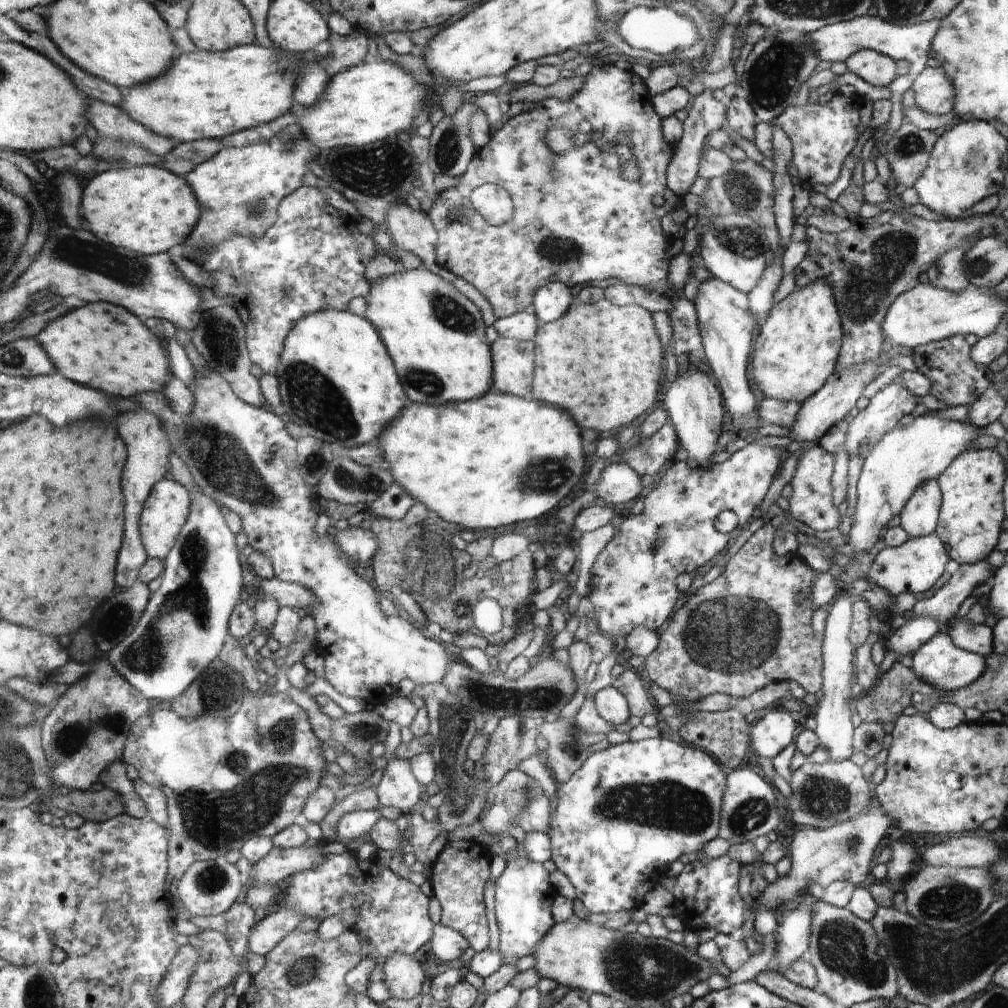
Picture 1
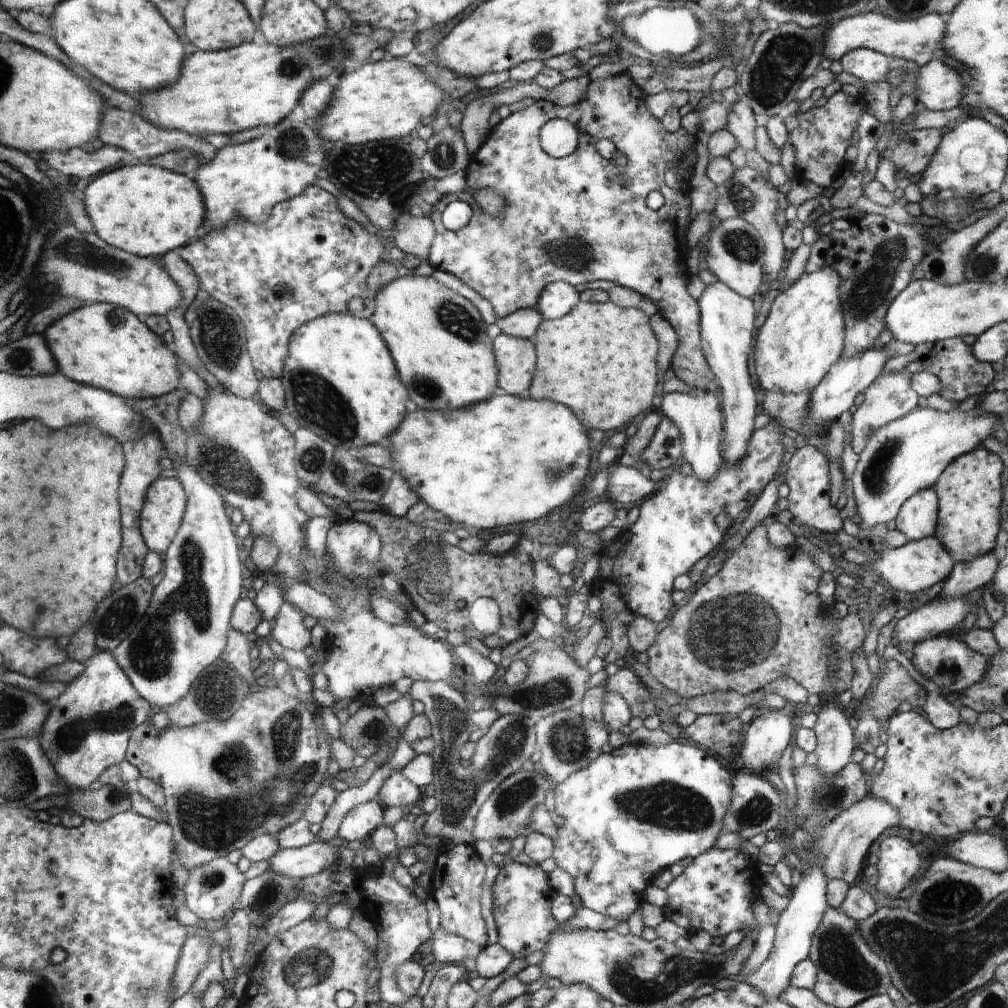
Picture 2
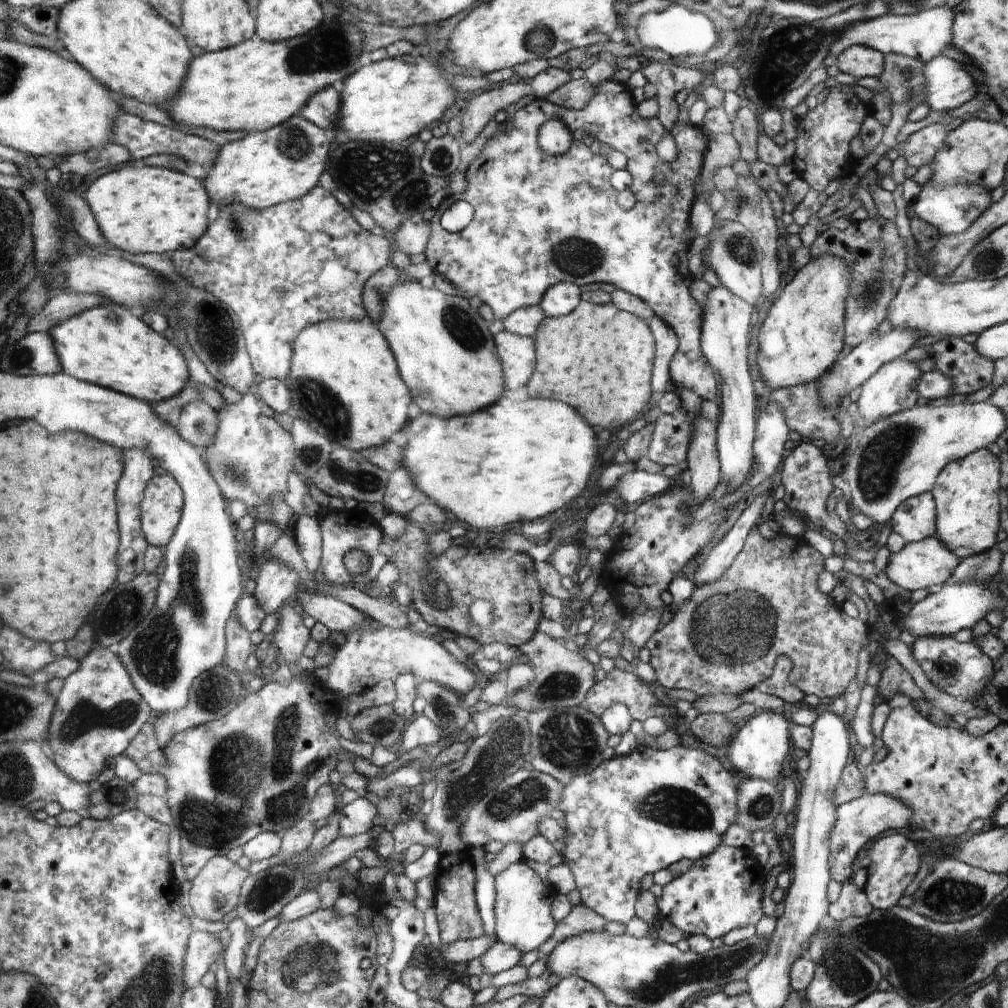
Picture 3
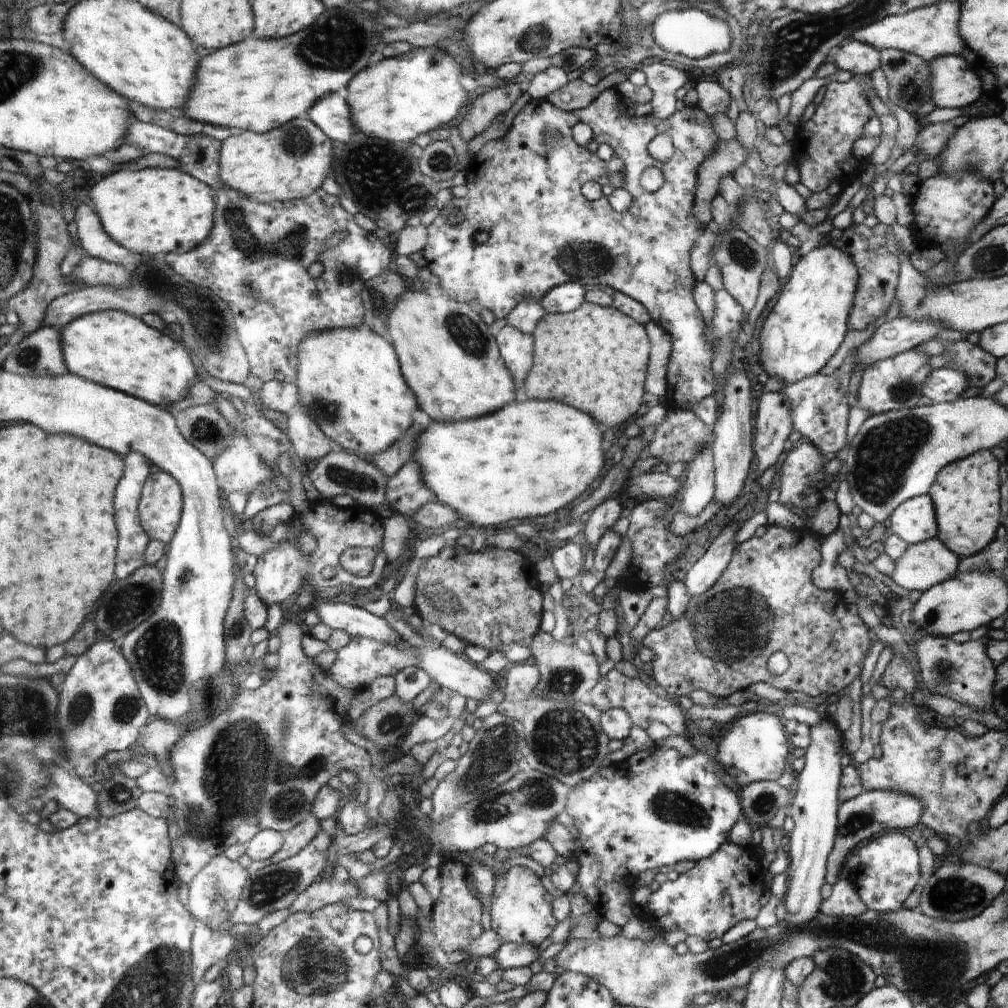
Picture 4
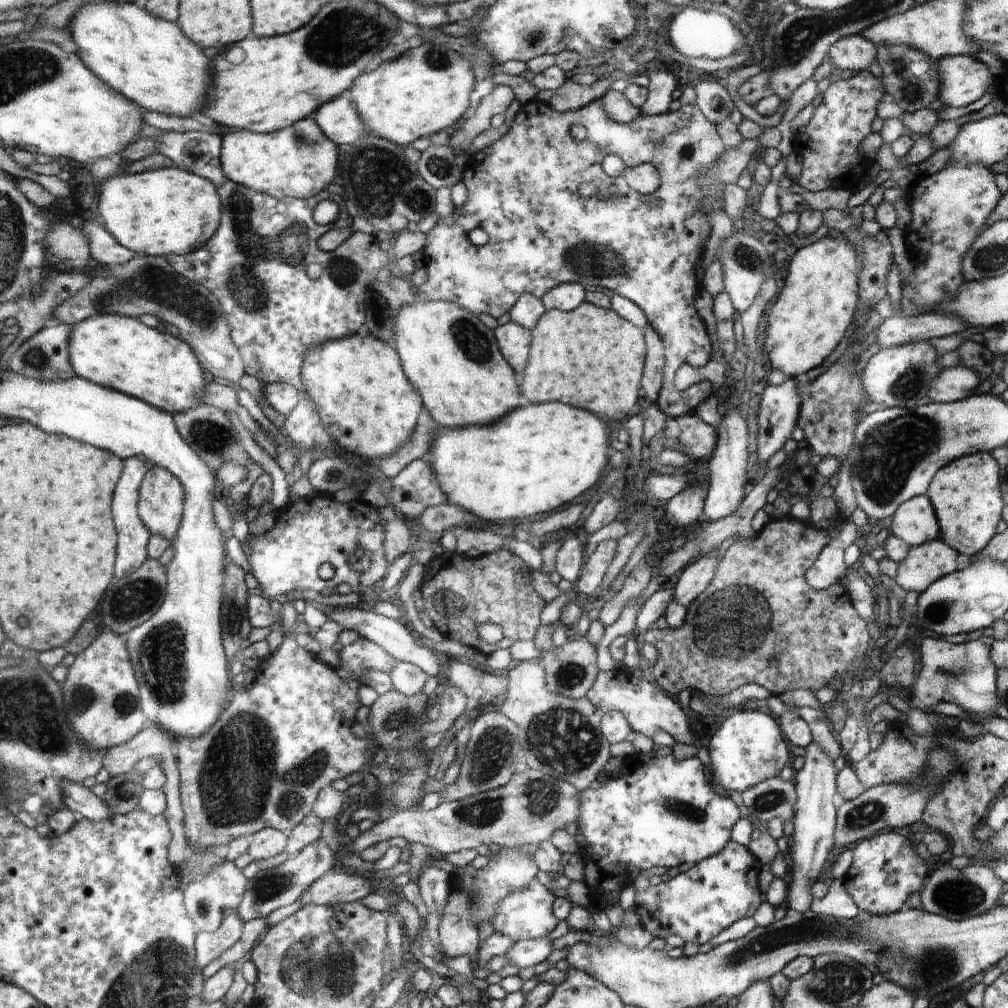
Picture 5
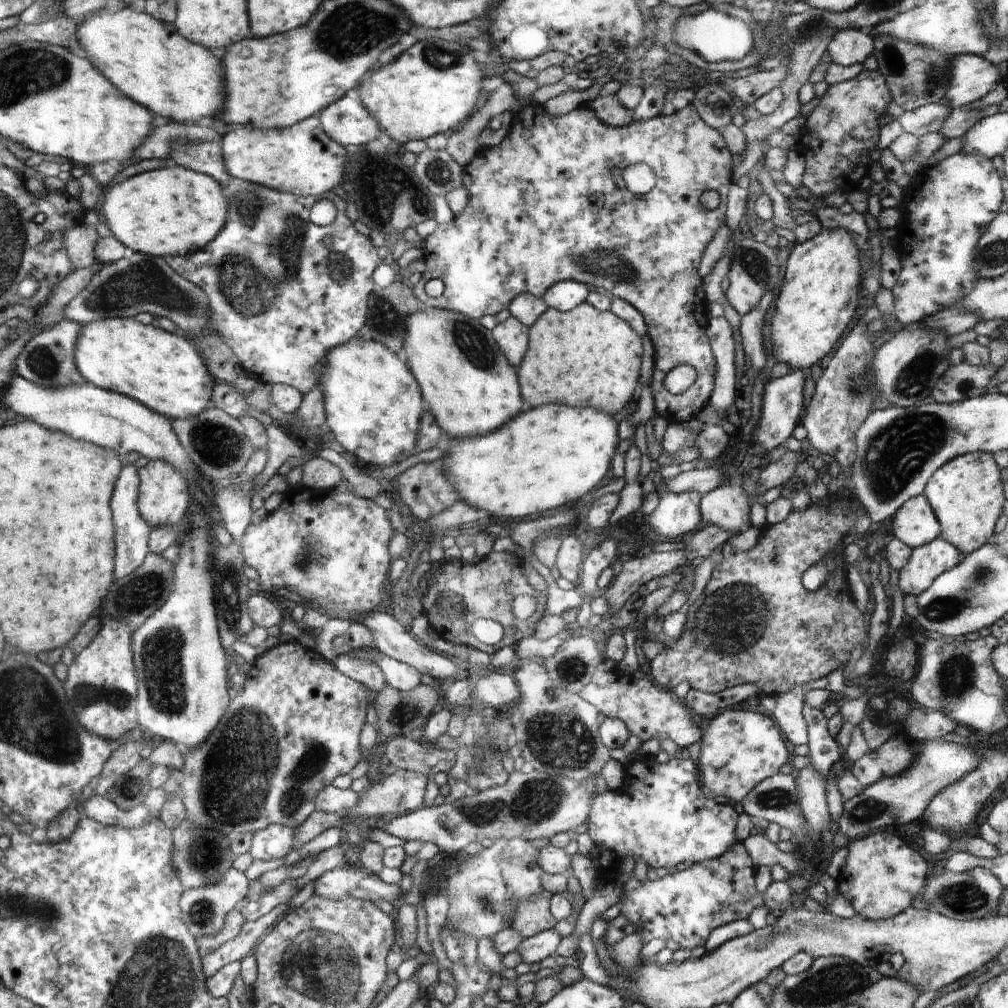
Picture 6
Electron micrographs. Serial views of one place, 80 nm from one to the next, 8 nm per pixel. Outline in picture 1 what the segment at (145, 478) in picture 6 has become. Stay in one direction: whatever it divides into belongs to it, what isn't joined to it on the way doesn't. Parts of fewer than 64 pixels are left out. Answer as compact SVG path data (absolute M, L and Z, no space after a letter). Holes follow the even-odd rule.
M162 479L153 486L140 517L141 541L148 557L154 557L163 562L176 545L177 538L180 536L185 522L189 520L191 512L192 500L184 485L173 480Z

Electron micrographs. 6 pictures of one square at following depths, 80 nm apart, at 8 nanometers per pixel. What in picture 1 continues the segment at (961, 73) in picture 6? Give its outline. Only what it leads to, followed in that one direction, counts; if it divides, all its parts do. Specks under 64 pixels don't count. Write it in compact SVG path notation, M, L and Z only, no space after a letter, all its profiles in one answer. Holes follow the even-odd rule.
M926 66L912 82L911 89L916 96L916 106L928 114L942 116L954 108L954 84L944 68Z

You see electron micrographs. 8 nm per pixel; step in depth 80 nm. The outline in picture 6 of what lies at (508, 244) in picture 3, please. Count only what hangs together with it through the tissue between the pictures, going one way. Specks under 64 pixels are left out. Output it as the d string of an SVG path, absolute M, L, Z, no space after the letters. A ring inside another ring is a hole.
M690 103L680 110L674 111L669 115L658 115L645 121L633 120L627 127L617 127L607 125L596 118L596 113L590 107L580 107L571 110L568 114L558 116L551 115L546 109L540 107L524 108L513 116L511 130L503 138L500 144L493 147L480 148L478 154L463 168L465 185L469 190L469 203L464 210L454 219L450 219L446 224L437 225L437 229L423 239L422 260L426 270L422 278L416 285L411 286L413 295L421 300L421 303L427 307L444 307L446 310L456 311L468 315L473 319L481 319L485 315L498 314L501 310L509 308L510 304L522 293L537 295L539 299L544 298L545 293L558 281L576 281L577 283L592 284L596 288L606 288L614 297L626 300L632 304L636 310L644 317L647 326L647 335L655 348L655 370L653 374L653 384L650 386L653 397L656 416L666 418L670 424L676 422L687 423L706 406L715 387L716 359L713 355L706 328L709 320L710 300L705 295L703 278L698 275L698 268L704 250L718 230L725 223L726 195L728 194L732 183L731 172L733 168L733 158L731 152L726 146L722 133L715 128L708 126L700 118L695 106ZM636 163L648 164L654 171L657 181L654 188L646 194L627 195L625 200L620 202L608 201L605 206L597 207L591 200L592 190L588 189L590 176L594 174L594 166L608 166L613 174L614 180L619 186L626 189L625 183L621 178L621 172L624 168ZM706 190L716 190L720 194L720 204L716 209L710 210L700 203L700 196ZM433 278L440 278L444 283L444 291L439 297L431 297L424 291L424 285ZM675 366L692 366L697 372L694 384L679 395L673 395L666 390L663 380L664 377Z

